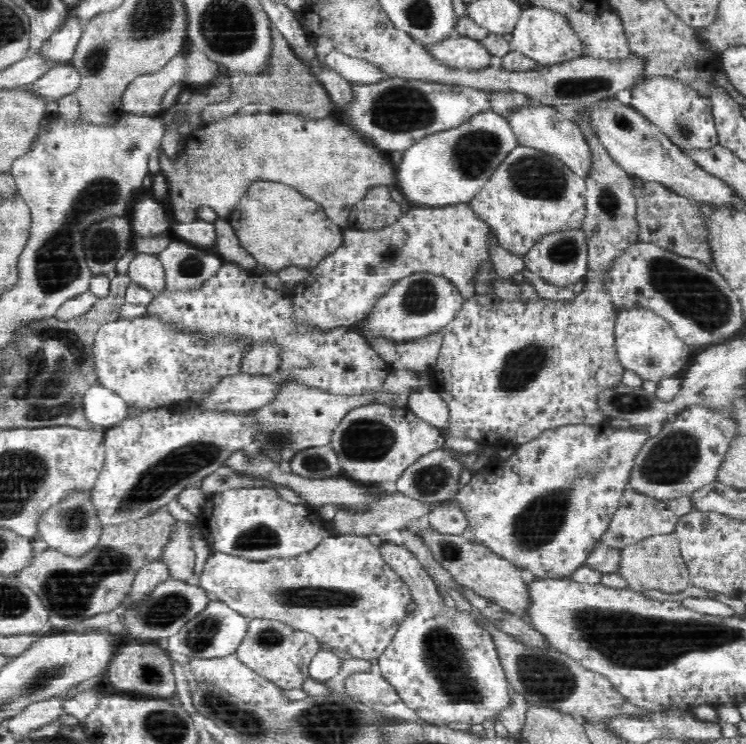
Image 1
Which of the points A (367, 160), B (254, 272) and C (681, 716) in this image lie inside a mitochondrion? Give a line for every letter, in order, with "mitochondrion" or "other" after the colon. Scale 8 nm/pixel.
A: other
B: other
C: other

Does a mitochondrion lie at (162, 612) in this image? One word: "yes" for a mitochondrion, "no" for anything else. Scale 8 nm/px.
yes

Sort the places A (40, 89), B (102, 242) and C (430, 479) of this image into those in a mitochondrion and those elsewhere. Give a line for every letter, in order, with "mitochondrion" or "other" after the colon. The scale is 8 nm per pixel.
A: other
B: mitochondrion
C: mitochondrion

